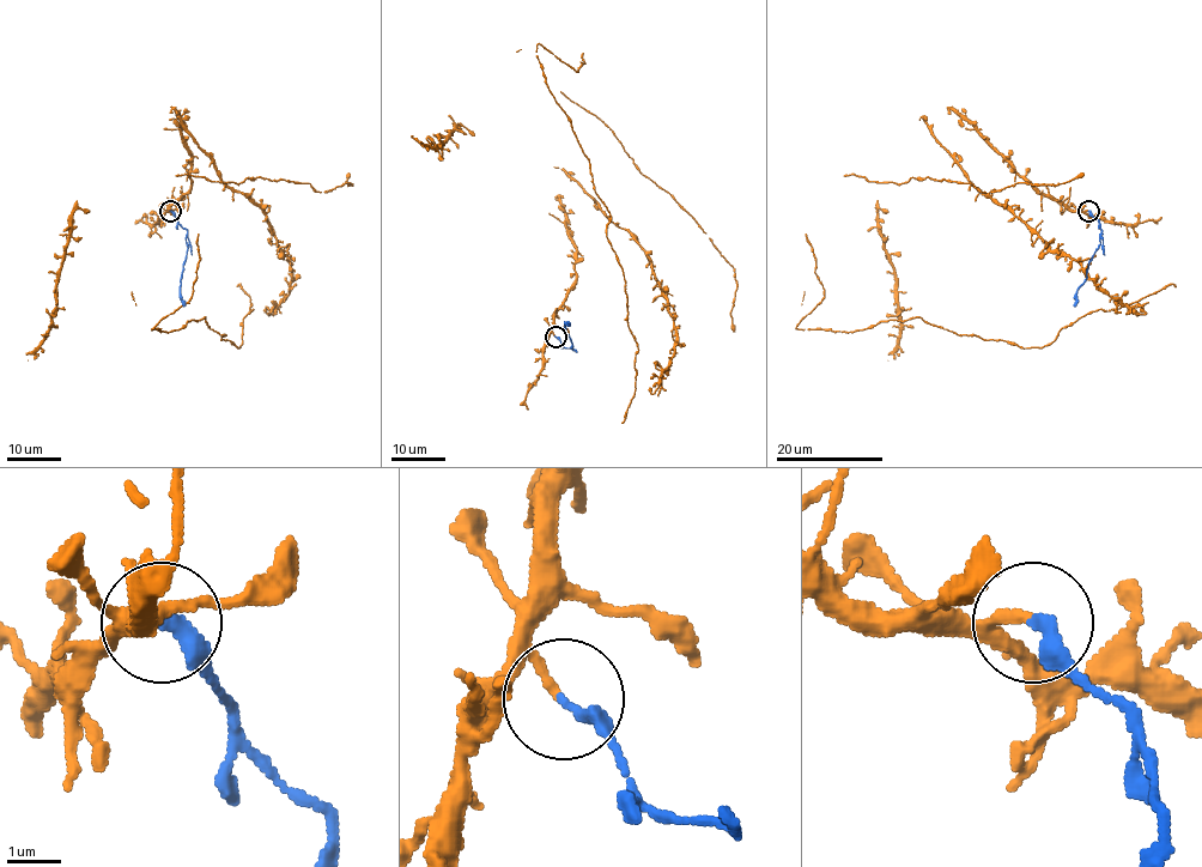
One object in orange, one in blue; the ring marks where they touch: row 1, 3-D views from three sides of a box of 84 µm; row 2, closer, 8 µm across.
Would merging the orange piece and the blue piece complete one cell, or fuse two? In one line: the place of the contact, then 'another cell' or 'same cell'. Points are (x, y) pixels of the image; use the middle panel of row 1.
at (556, 337); another cell

